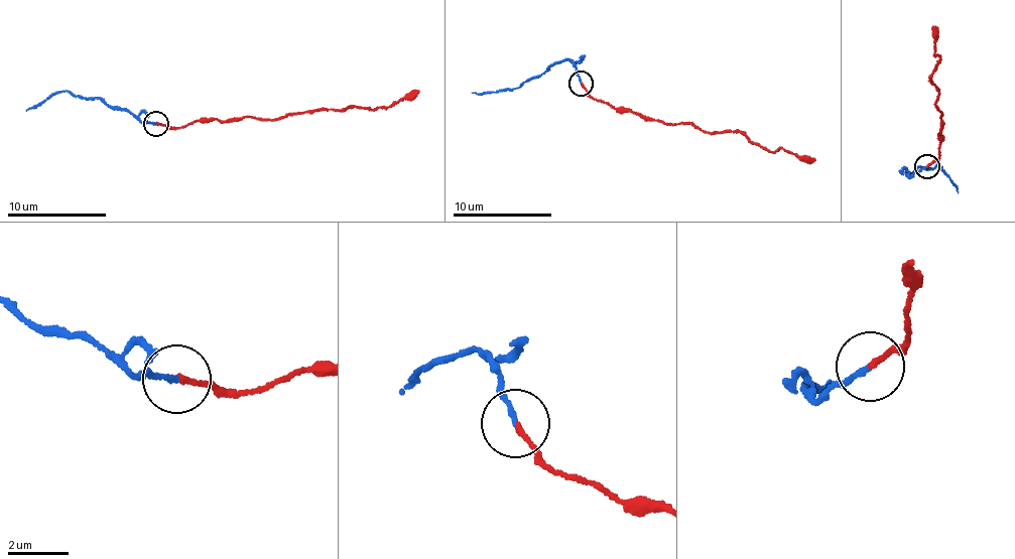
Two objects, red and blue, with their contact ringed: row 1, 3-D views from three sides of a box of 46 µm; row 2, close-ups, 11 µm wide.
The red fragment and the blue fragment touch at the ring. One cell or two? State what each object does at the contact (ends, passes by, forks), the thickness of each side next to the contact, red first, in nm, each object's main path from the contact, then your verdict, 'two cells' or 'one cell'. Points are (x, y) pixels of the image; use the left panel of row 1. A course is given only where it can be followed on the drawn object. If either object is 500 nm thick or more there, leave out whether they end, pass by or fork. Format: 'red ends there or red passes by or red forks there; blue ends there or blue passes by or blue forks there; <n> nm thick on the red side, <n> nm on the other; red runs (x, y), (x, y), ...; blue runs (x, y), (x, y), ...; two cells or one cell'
red ends there; blue ends there; 180 nm thick on the red side, 150 nm on the other; red runs (156, 123), (178, 128), (209, 118), (232, 121), (248, 116), (258, 120), (355, 106), (391, 107), (418, 92); blue runs (156, 123), (141, 123), (126, 110), (112, 110), (97, 98), (76, 98), (67, 91), (50, 93), (26, 110); two cells

